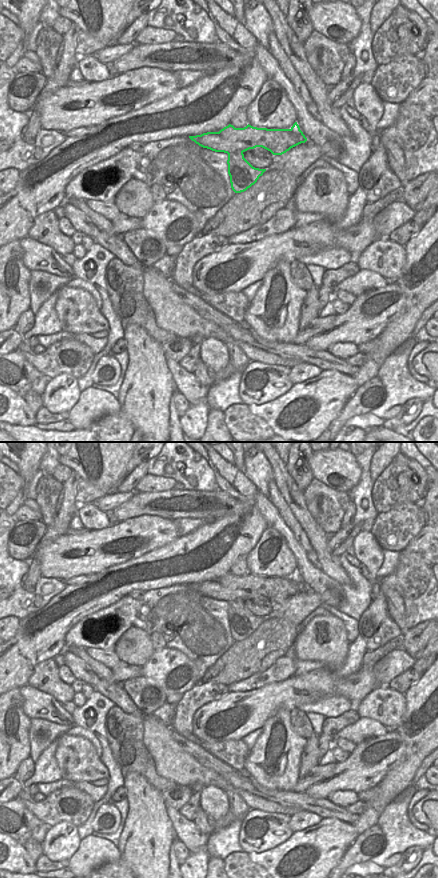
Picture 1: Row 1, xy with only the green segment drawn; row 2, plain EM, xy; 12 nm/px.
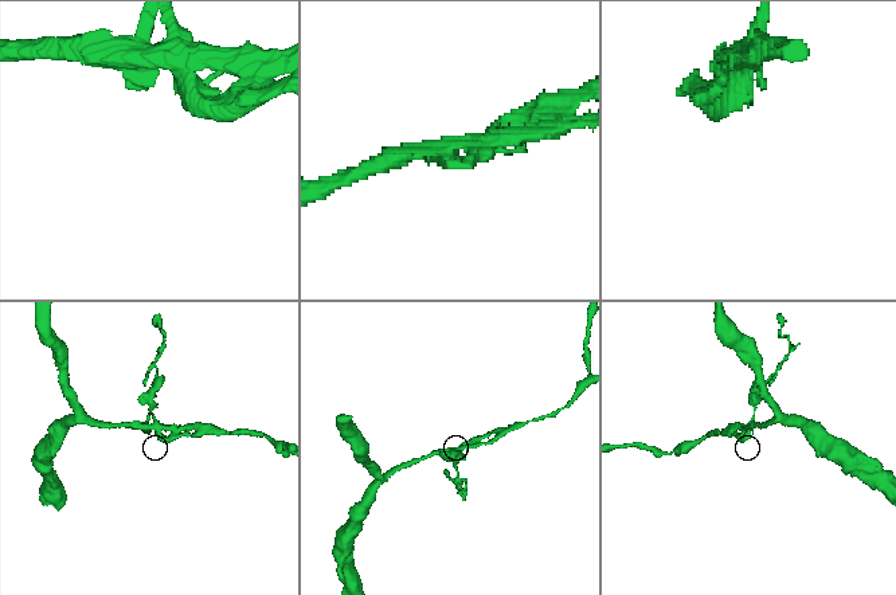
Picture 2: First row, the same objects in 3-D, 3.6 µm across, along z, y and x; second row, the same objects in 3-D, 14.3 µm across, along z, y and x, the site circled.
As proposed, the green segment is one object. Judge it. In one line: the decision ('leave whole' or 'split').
split

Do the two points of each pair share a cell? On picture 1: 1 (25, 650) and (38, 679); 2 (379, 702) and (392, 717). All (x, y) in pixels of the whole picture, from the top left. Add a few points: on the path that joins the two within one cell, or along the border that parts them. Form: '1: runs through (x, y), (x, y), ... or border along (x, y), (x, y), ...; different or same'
1: border along (53, 658), (41, 661), (35, 667), (26, 683); different
2: runs through (383, 705), (389, 713); same

